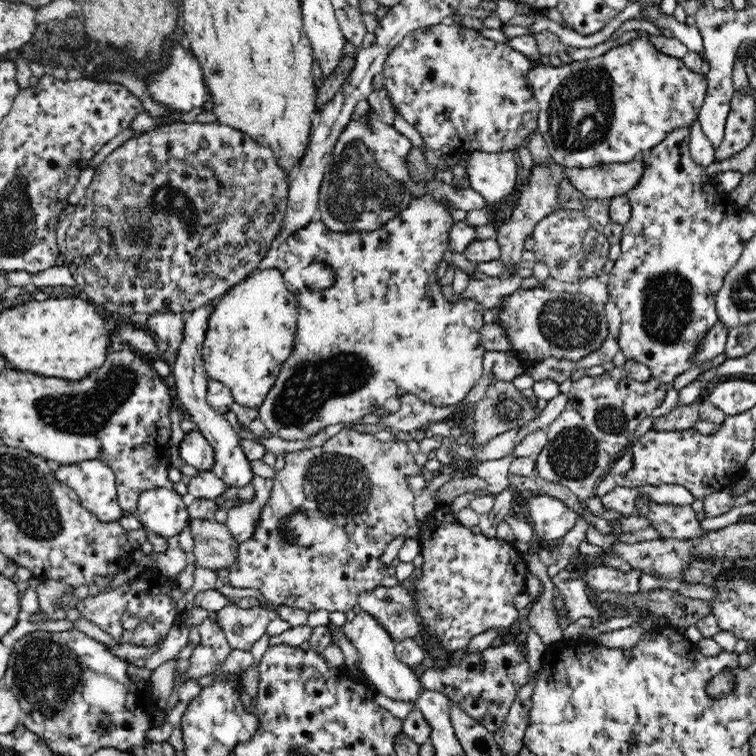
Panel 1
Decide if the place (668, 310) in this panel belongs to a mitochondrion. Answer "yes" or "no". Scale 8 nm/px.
yes

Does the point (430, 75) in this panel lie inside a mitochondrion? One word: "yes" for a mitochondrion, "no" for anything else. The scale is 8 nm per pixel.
no

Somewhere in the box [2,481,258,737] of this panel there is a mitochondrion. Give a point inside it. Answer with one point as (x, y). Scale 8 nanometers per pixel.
(45, 669)

